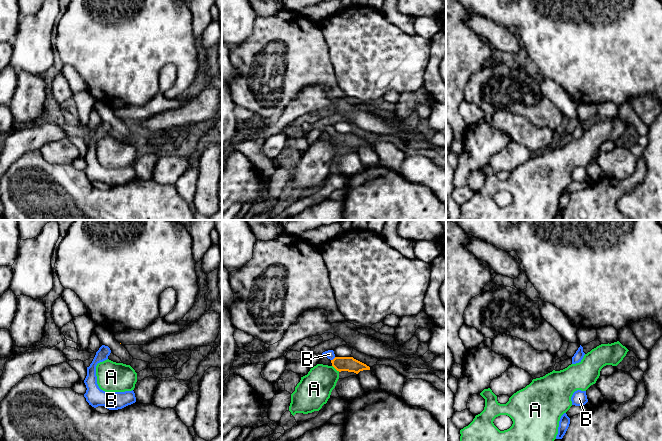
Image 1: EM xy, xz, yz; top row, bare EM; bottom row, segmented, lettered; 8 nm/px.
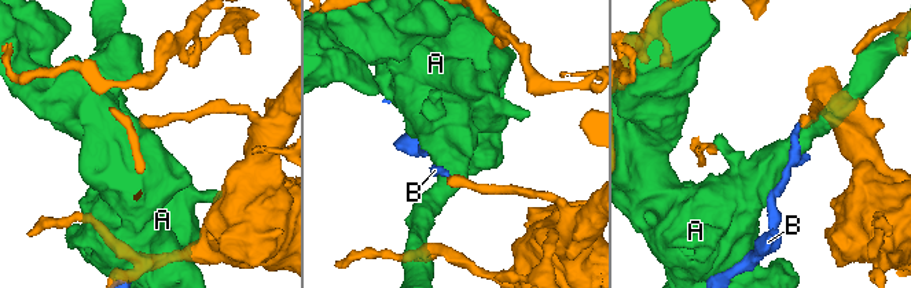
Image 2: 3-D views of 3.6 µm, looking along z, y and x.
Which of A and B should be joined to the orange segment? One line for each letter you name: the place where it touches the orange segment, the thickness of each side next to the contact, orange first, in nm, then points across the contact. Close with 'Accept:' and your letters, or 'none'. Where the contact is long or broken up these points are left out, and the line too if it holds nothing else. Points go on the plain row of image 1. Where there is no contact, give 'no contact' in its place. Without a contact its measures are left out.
B: meets orange in xz at (334, 134); 120 nm thick on the orange side, 70 nm on the other; runs through xz (349, 140), (340, 140), (334, 134), (329, 130)
Accept: B

